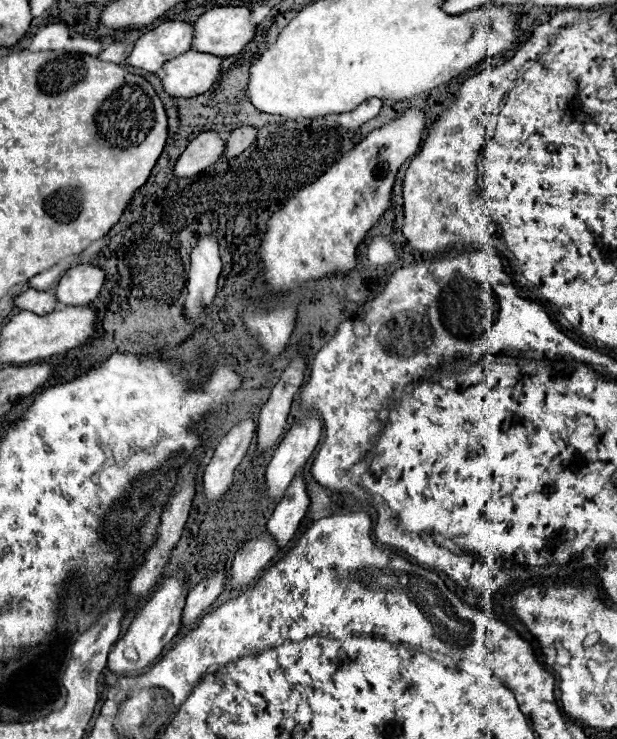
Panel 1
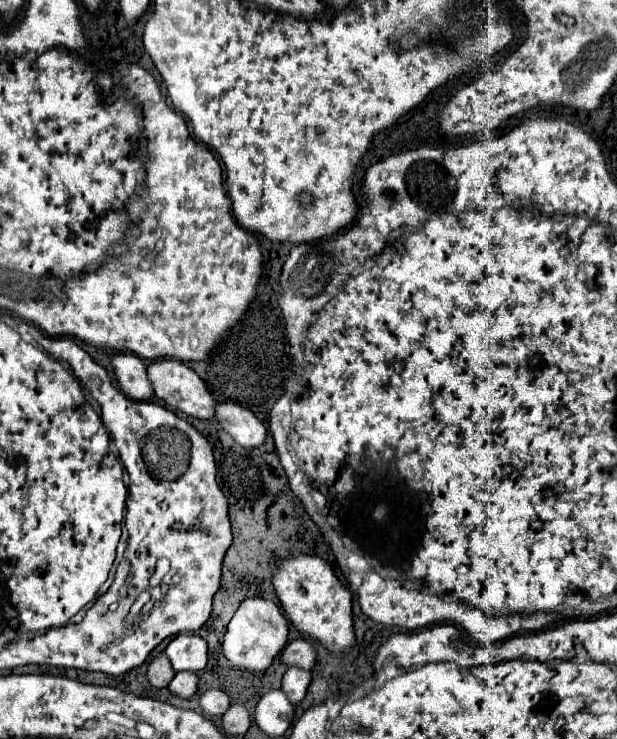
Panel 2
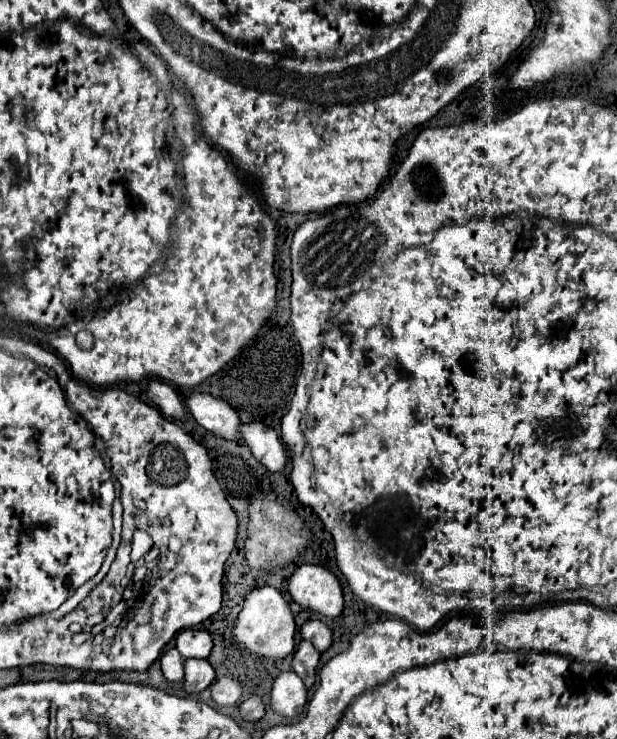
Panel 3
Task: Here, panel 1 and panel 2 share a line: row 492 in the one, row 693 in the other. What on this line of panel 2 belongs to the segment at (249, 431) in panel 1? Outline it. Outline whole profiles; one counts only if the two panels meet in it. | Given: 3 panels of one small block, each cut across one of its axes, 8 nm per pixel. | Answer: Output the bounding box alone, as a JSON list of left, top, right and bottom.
[200,690,230,716]

